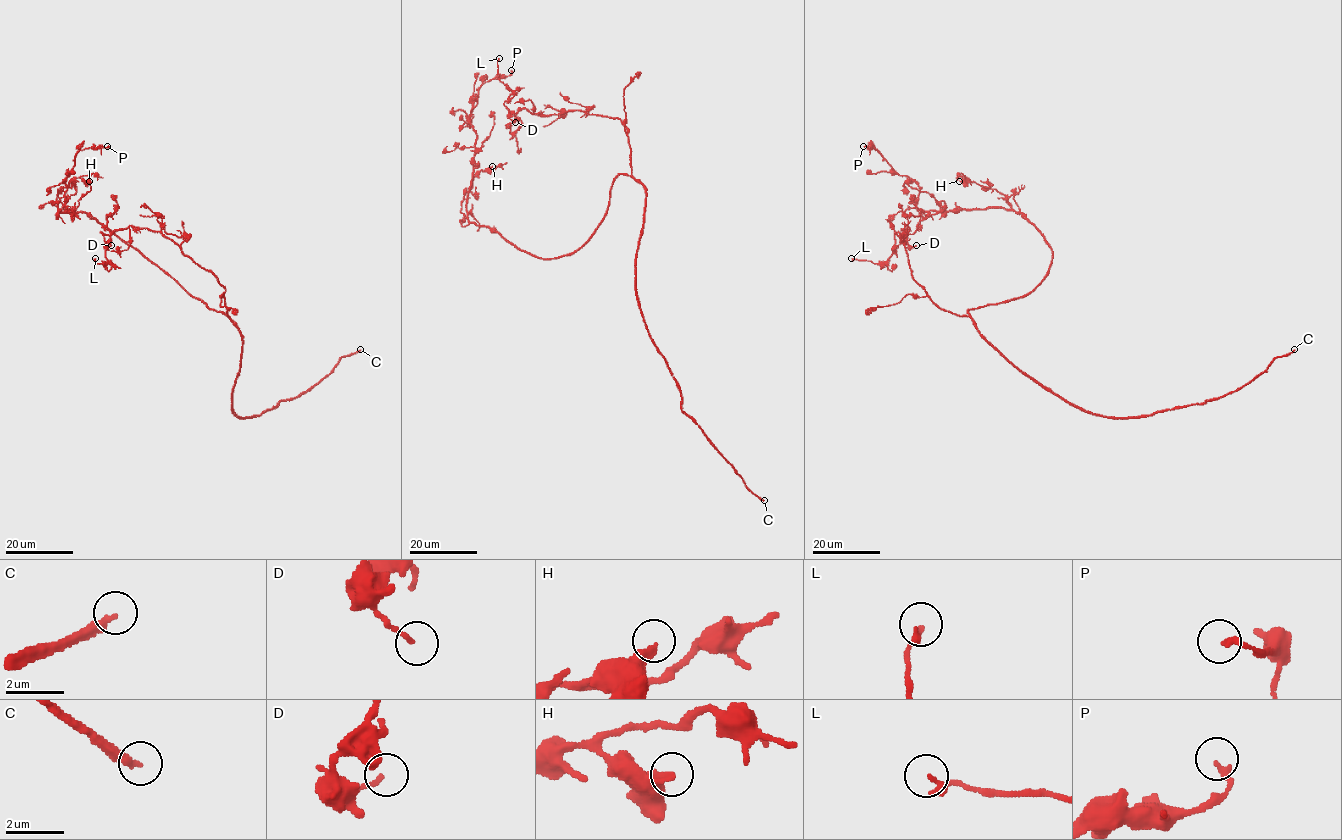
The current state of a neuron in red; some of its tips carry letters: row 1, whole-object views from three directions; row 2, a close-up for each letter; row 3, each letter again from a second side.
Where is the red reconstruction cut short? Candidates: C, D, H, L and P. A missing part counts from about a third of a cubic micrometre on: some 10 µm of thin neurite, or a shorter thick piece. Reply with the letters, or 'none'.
C

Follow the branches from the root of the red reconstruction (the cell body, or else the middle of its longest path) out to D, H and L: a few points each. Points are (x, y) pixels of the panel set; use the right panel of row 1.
D: (973, 309), (958, 316), (931, 299), (912, 275), (903, 242), (907, 226), (902, 229), (907, 243), (916, 245)
H: (973, 309), (1026, 296), (1046, 276), (1052, 251), (1043, 236), (1012, 208), (1003, 194), (964, 177), (959, 181)
L: (973, 309), (941, 310), (912, 277), (907, 226), (885, 262), (851, 258)

